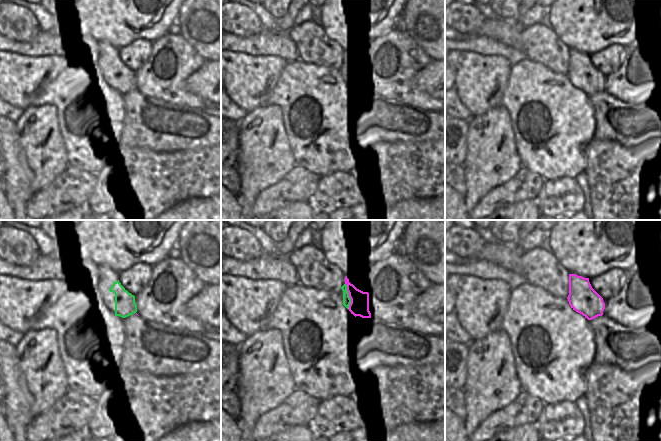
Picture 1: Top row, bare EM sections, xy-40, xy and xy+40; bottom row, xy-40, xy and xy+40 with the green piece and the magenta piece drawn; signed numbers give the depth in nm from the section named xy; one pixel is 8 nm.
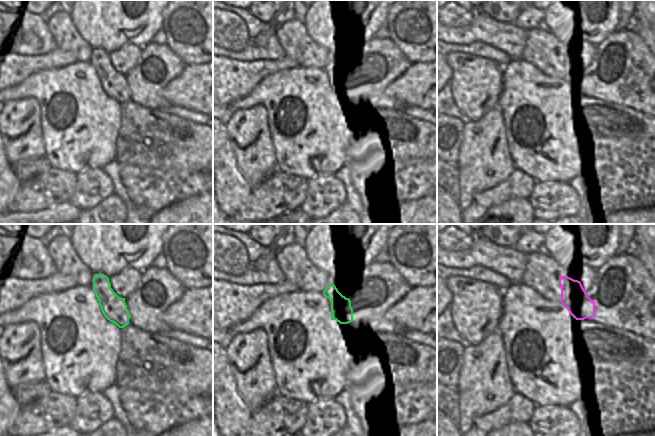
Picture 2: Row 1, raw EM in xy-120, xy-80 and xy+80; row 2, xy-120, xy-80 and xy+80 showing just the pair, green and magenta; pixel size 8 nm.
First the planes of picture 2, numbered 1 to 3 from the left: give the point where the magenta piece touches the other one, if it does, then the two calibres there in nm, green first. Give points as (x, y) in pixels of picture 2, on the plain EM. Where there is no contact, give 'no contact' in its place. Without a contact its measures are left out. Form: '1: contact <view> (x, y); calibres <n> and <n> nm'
1: no contact
2: no contact
3: no contact

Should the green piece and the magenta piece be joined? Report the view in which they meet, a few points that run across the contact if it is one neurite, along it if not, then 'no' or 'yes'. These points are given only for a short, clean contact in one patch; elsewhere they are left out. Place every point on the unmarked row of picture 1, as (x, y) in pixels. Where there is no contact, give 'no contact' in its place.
contact in xy; yes

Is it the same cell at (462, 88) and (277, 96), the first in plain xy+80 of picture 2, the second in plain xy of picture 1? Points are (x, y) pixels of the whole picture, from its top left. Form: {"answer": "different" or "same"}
{"answer": "different"}

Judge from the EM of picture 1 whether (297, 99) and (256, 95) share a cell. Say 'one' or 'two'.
two

